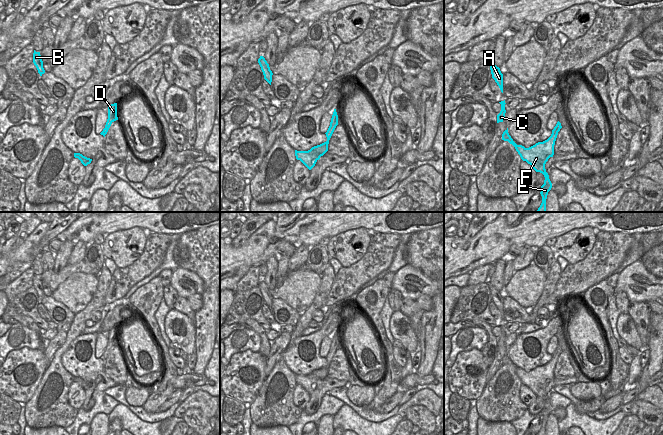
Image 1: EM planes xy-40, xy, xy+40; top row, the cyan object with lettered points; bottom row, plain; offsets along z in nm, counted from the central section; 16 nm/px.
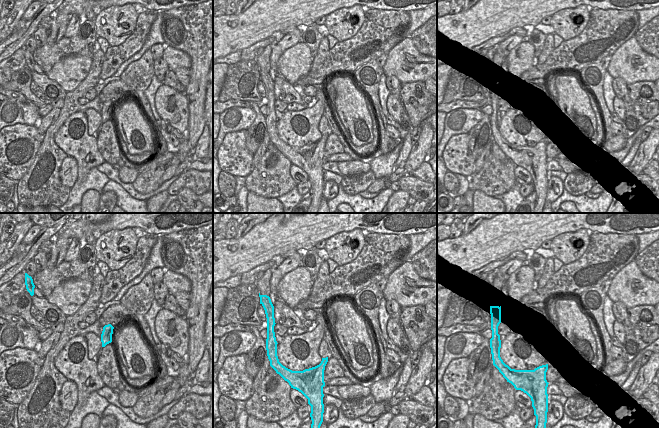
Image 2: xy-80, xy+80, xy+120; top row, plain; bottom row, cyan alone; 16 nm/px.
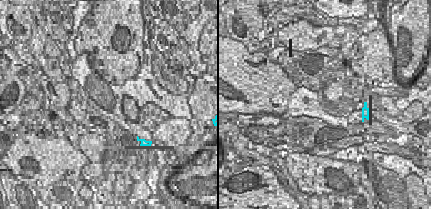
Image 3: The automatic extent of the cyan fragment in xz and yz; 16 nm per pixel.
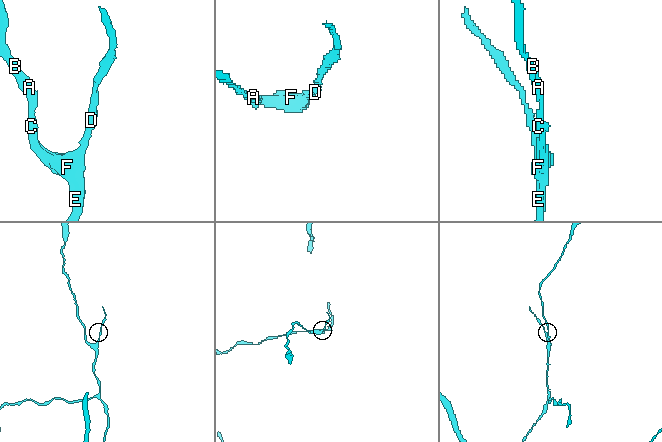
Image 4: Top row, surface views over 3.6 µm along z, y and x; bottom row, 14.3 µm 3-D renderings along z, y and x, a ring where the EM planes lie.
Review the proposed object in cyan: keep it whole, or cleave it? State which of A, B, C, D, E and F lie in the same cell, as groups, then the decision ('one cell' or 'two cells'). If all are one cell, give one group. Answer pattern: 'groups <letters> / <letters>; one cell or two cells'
groups A B C D E F; one cell

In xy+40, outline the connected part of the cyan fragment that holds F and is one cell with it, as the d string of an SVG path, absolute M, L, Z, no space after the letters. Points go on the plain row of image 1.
M558 345L552 354L551 360L547 364L538 366L529 372L525 372L522 369L517 369L509 359L508 352L502 358L502 364L508 365L510 368L512 368L520 379L521 383L530 388L536 396L542 397L545 401L544 408L540 412L542 427L537 435L546 435L546 423L548 416L552 412L552 407L549 403L548 397L546 396L545 388L548 383L554 379L555 365L561 352L561 347Z

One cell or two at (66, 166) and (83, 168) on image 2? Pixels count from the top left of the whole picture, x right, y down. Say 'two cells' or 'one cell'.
two cells

